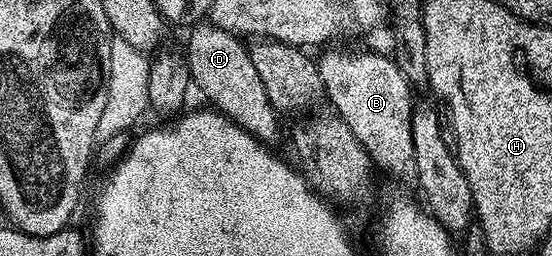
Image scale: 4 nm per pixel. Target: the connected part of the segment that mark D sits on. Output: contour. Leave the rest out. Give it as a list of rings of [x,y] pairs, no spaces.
[[[211,22],[197,23],[189,32],[192,33],[188,36],[186,59],[195,91],[197,88],[215,111],[223,112],[251,136],[272,142],[280,132],[281,117],[270,98],[266,98],[266,86],[262,86],[262,78],[258,78],[254,62],[250,62],[245,41]]]

